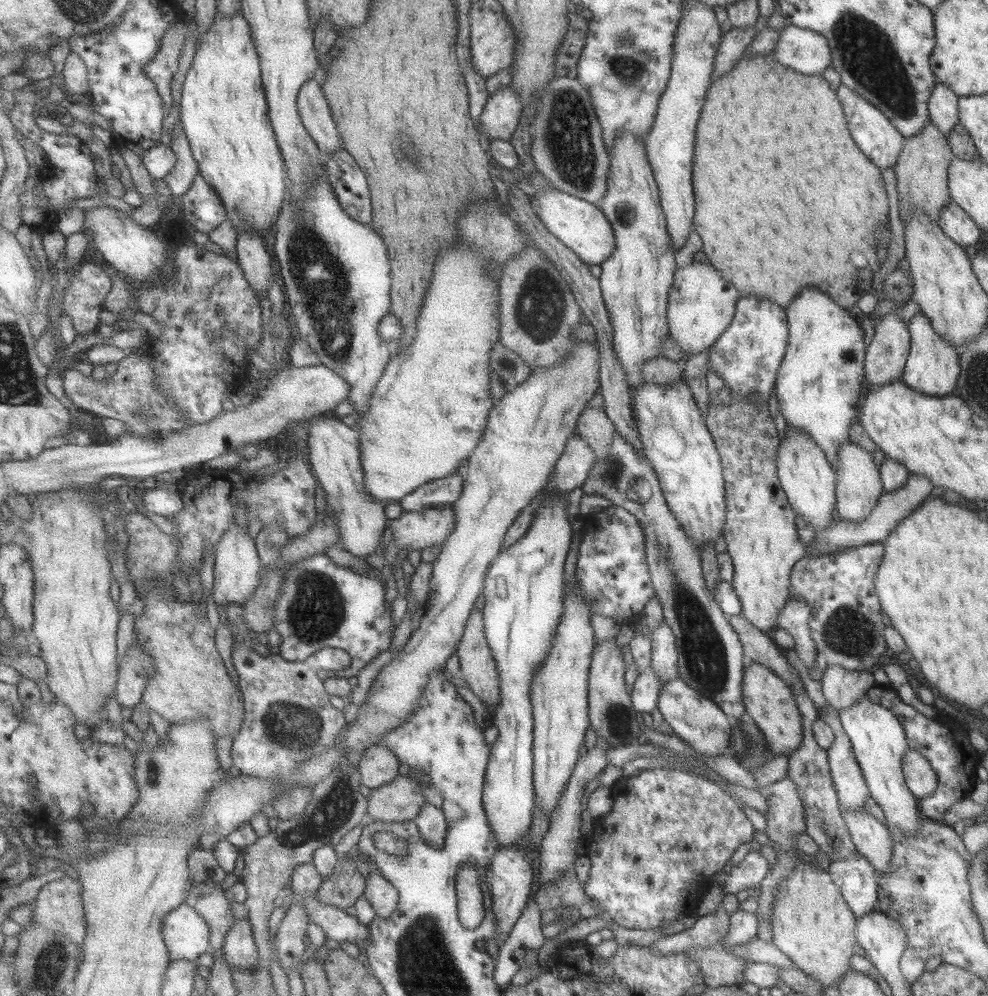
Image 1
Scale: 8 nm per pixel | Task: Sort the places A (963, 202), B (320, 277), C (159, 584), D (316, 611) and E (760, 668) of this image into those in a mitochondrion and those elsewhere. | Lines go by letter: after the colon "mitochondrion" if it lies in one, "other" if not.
A: other
B: mitochondrion
C: mitochondrion
D: mitochondrion
E: other

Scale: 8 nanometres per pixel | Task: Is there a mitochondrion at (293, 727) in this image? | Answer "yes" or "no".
yes

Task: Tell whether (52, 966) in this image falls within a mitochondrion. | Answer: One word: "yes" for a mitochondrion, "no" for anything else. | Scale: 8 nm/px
yes

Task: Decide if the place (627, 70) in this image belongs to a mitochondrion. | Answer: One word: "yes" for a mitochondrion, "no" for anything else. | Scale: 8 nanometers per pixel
yes

